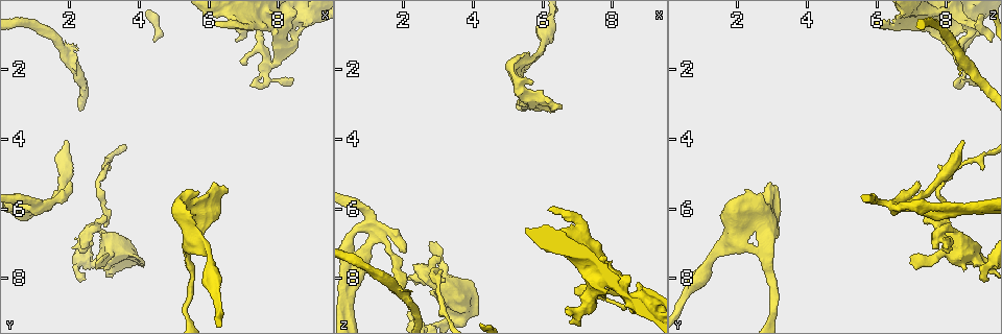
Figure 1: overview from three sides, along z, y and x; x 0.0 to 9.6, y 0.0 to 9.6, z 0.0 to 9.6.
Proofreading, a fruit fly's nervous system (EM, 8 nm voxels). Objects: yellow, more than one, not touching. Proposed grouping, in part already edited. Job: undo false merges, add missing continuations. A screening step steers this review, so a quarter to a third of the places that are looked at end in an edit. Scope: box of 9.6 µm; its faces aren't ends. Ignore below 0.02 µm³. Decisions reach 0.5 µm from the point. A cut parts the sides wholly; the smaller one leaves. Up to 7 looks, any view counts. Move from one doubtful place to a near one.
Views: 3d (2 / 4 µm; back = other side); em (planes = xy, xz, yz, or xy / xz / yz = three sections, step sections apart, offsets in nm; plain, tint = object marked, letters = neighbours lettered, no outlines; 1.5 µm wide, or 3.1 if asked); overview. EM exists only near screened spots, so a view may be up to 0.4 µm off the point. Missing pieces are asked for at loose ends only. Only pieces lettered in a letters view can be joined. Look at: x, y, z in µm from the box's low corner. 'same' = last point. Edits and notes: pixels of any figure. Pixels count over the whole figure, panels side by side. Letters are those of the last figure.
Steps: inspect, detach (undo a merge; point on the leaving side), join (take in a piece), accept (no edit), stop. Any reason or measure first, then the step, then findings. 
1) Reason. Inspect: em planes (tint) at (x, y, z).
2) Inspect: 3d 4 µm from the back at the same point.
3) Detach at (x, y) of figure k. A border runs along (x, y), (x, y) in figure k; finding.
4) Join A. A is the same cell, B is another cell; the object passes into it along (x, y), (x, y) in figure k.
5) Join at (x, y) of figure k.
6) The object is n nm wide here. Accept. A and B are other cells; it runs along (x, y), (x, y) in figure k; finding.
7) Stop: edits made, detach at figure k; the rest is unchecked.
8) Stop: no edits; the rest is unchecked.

Stops while still wide. Inspect: em planes (letters) at (7.95, 0.75, 7.65).

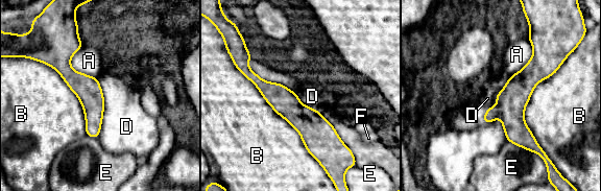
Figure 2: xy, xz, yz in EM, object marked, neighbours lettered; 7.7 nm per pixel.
Accept. A, B, D, E and F are other cells; no lettered piece goes on from it.

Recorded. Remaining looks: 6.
Two arms at a narrow angle. Inspect: em xy step 8 (tint) at (1.35, 5.90, 6.80).

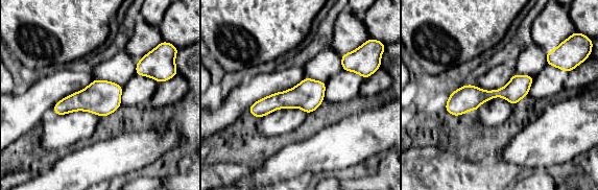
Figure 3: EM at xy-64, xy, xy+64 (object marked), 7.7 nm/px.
Inspect: em planes (letters) at the same point.

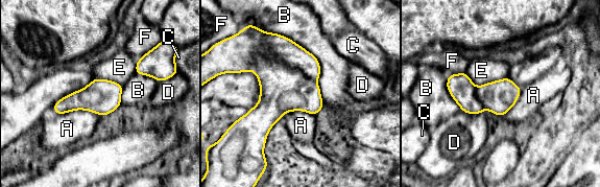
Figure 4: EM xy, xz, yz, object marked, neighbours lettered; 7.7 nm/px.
Detach at (280, 47) of figure 4. A, B, C, D, E and F are other cells; the part that leaves runs along (243, 68), (258, 48), (283, 48), (317, 74) in figure 4; two neurons meet here.

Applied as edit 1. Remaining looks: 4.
Inspect: overview.

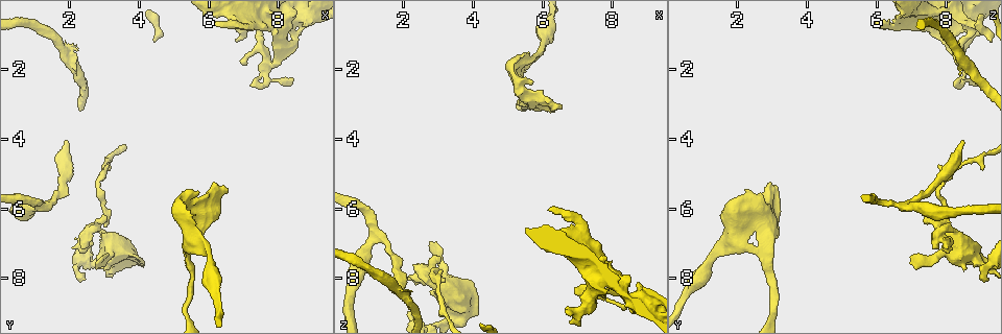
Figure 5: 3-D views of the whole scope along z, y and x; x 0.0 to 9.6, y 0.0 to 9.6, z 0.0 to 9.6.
A narrow waist. Inspect: 3d 4 µm at (3.00, 4.75, 8.50).

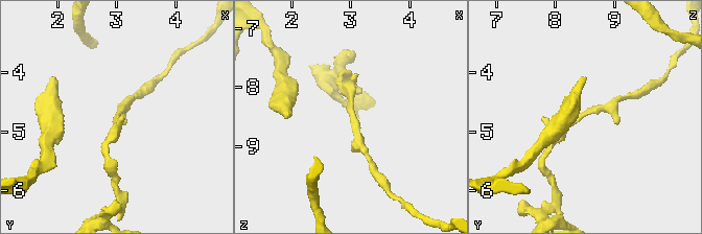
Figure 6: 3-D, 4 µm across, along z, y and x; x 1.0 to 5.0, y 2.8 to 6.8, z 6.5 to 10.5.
Now the EM. Inspect: em planes (plain) at (3.00, 4.75, 8.45).

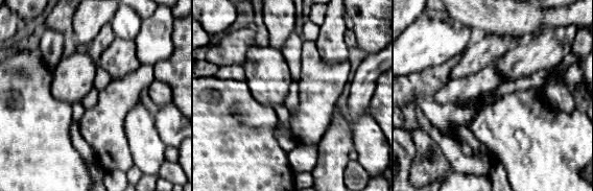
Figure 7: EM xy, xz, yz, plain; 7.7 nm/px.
See the neighbours. Inspect: em planes (letters) at the same point.

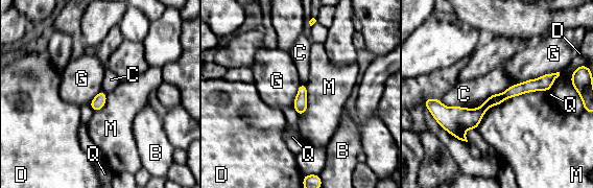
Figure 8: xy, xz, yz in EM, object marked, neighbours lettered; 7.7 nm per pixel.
The object is 100 nm wide here. Accept. B, C, D, G, M and Q are other cells; it runs along (554, 75), (478, 113), (453, 111) in figure 8; one neuron here.

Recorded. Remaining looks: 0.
Stop: edits made, detach at figure 4; the rest is unchecked.

